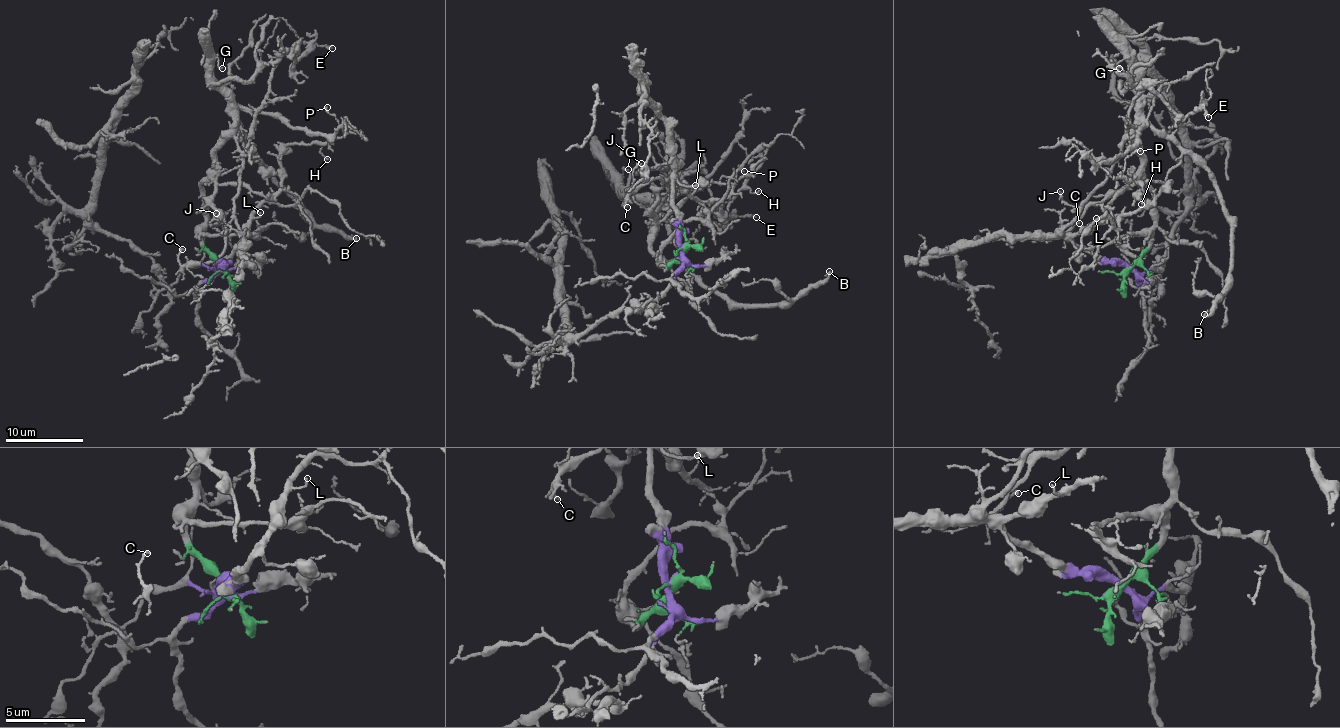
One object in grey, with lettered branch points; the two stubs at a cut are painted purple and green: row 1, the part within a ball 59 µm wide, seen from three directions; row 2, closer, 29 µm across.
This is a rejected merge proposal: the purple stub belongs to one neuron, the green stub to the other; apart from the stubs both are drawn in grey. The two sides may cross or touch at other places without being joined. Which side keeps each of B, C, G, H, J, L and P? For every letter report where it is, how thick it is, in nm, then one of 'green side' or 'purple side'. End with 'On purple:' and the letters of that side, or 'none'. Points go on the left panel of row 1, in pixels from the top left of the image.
B: place (356, 238); calibre 190 nm; green side
C: place (182, 249); calibre 160 nm; green side
G: place (222, 68); calibre 120 nm; green side
H: place (327, 159); calibre 100 nm; purple side
J: place (216, 213); calibre 110 nm; green side
L: place (260, 212); calibre 100 nm; purple side
P: place (327, 107); calibre 120 nm; purple side
On purple: H, L, P

